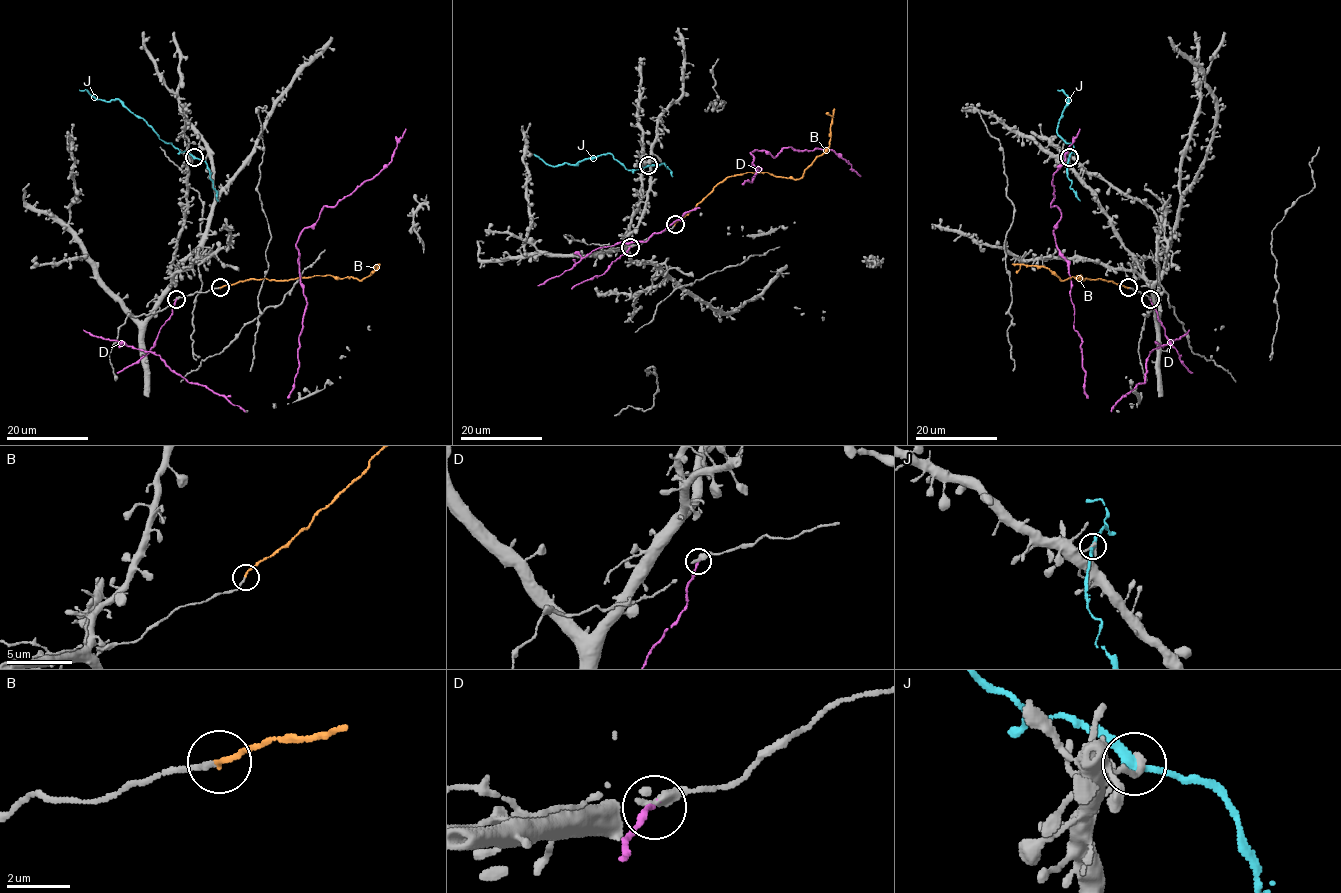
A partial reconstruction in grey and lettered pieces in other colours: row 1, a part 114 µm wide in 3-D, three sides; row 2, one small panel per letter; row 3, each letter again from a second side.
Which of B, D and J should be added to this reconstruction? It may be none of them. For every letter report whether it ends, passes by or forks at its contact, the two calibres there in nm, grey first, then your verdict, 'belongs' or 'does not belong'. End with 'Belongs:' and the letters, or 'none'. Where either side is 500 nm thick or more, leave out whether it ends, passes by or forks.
B: it ends; calibres 140 and 150 nm; belongs
D: it ends; calibres 380 and 140 nm; does not belong
J: it passes by; calibres 240 and 280 nm; does not belong
Belongs: B

